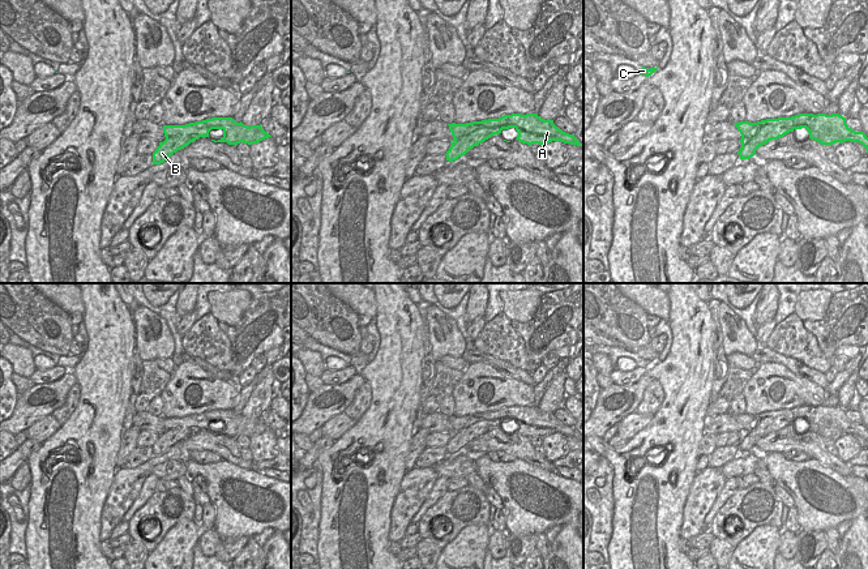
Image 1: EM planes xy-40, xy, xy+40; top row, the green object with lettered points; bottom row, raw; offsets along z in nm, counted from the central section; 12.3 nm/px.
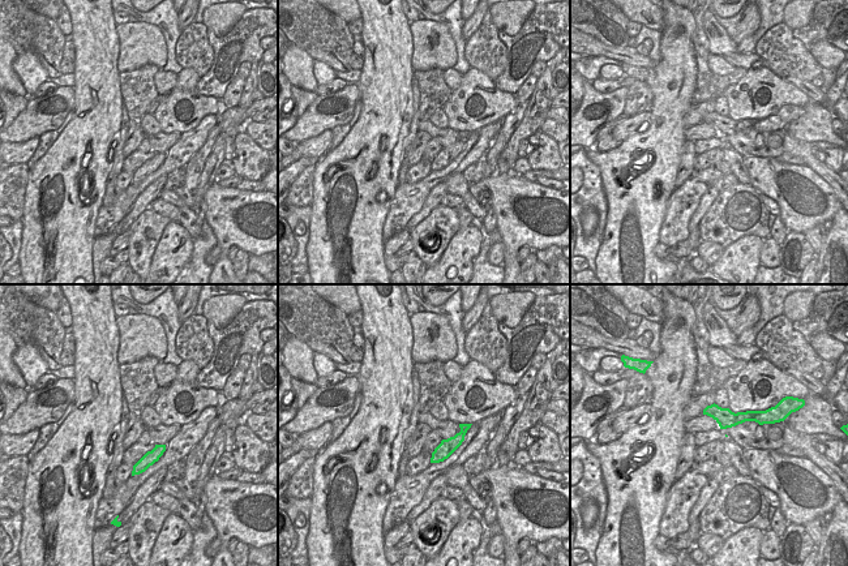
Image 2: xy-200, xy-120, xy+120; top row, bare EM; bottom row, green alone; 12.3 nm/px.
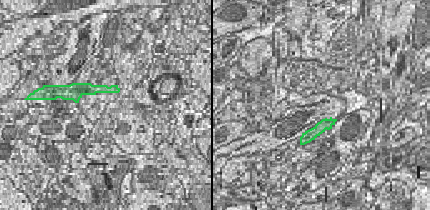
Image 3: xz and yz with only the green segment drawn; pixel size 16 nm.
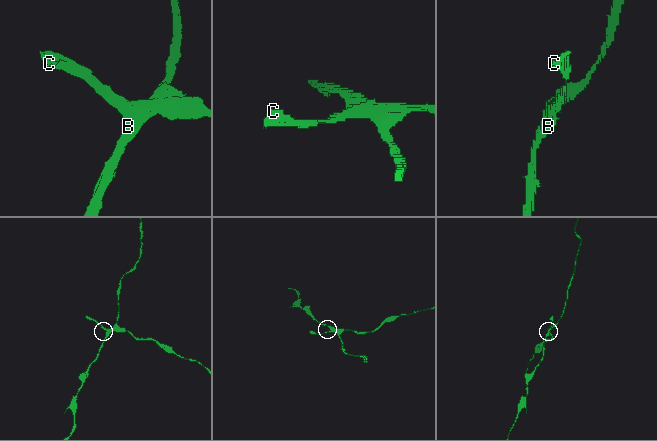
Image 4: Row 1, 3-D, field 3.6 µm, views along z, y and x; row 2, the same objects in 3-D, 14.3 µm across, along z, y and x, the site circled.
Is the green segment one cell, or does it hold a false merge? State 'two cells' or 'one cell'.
two cells

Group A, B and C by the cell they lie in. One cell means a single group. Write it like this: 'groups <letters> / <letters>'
groups A C / B

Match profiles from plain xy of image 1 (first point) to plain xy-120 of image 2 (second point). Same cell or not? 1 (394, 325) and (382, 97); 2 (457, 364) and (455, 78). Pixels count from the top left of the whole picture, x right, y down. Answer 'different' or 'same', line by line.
1: same
2: same

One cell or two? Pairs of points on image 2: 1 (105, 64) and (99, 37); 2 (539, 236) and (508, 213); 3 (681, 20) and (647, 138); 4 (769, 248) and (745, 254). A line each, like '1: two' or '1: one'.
1: one
2: one
3: one
4: two

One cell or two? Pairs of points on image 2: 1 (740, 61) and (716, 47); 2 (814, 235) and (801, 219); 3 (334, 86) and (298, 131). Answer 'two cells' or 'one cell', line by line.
1: two cells
2: two cells
3: two cells

